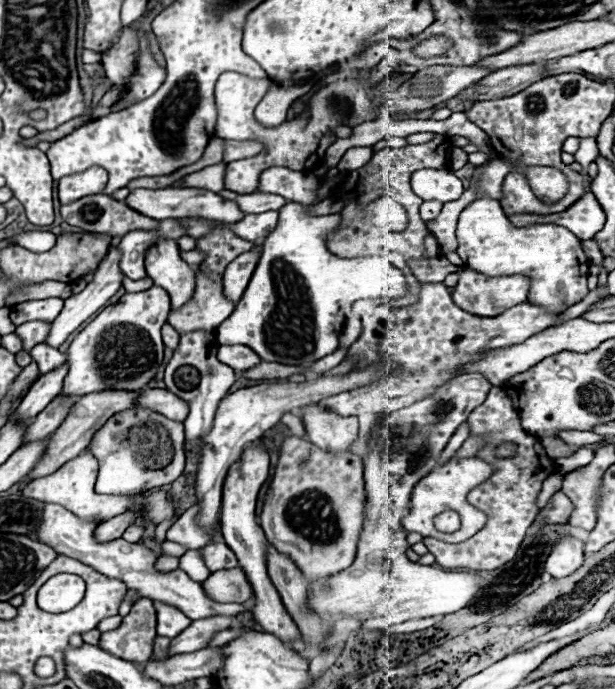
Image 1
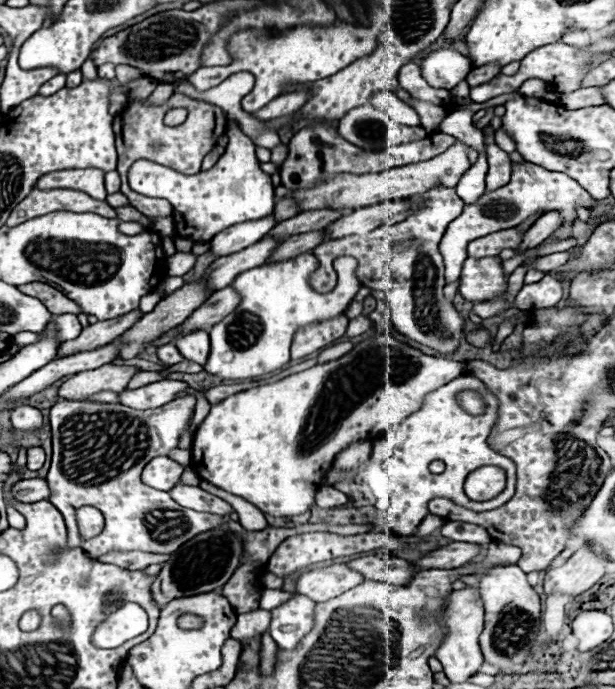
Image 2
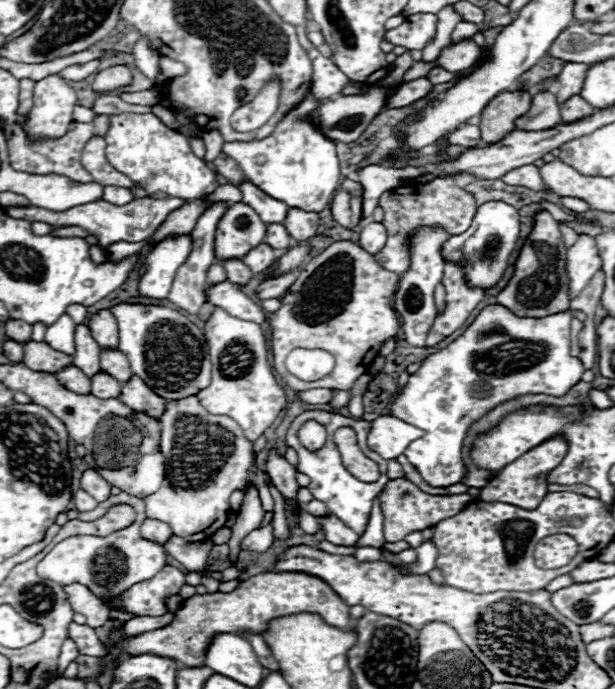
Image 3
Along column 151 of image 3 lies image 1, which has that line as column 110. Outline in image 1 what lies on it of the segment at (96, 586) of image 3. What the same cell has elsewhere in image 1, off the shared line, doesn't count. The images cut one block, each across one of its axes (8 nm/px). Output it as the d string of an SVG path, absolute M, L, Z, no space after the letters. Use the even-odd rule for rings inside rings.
M44 504L44 512L40 518L40 524L36 524L36 540L48 544L50 548L54 548L58 554L62 556L70 556L74 560L80 560L82 564L94 568L96 572L116 578L116 580L124 580L124 584L134 590L140 598L148 598L152 602L162 602L168 606L178 608L182 614L186 614L190 620L200 620L200 618L208 618L208 616L238 616L240 612L244 612L244 604L236 604L236 602L216 602L212 598L206 596L202 584L194 582L188 578L186 572L182 570L172 570L172 572L158 572L156 570L156 560L158 554L150 548L146 548L144 544L130 544L124 540L110 540L110 542L98 542L94 538L94 530L100 522L98 520L80 520L76 514L68 512L66 508L60 508L58 504Z

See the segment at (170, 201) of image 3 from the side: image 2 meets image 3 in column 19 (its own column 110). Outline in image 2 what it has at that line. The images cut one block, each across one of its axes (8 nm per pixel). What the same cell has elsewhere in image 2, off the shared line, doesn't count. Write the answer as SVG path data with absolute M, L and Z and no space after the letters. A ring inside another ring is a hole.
M34 188L8 216L6 226L18 226L24 220L44 216L50 212L68 210L68 212L94 212L104 218L116 218L116 210L104 200L92 200L82 191L70 189L38 190Z

